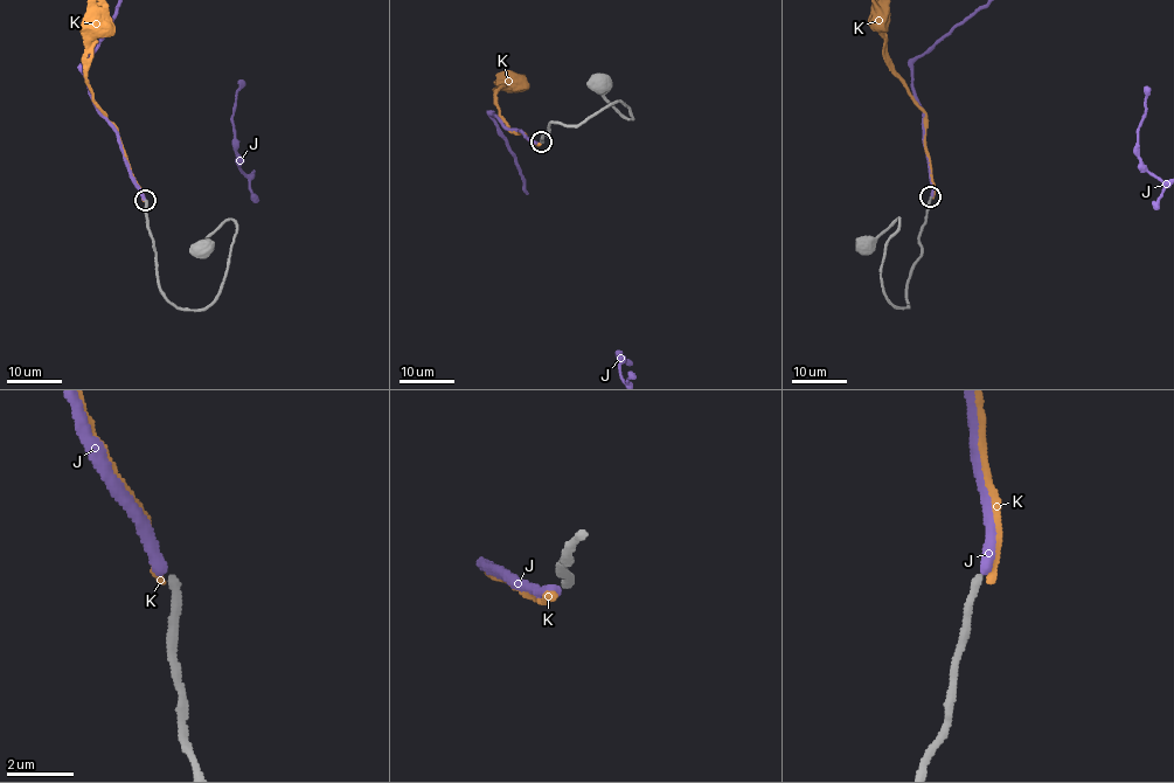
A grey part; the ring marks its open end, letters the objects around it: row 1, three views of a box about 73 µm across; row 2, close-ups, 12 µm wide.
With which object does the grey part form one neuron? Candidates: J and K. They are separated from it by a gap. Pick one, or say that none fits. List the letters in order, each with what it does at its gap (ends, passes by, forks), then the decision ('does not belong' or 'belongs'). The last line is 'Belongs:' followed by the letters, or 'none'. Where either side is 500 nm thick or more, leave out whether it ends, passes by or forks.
J: it ends | does not belong
K: it ends | does not belong
Belongs: none

